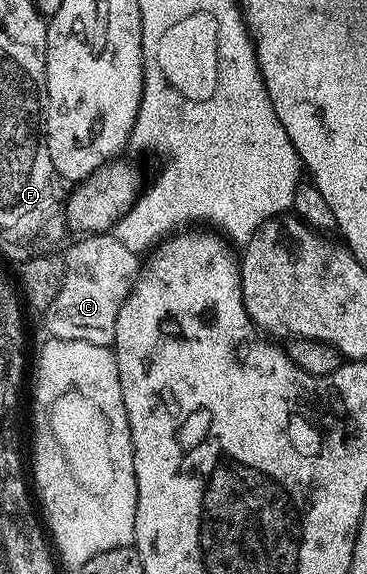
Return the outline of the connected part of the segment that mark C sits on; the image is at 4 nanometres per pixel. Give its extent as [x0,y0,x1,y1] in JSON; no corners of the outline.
[44,232,139,346]

